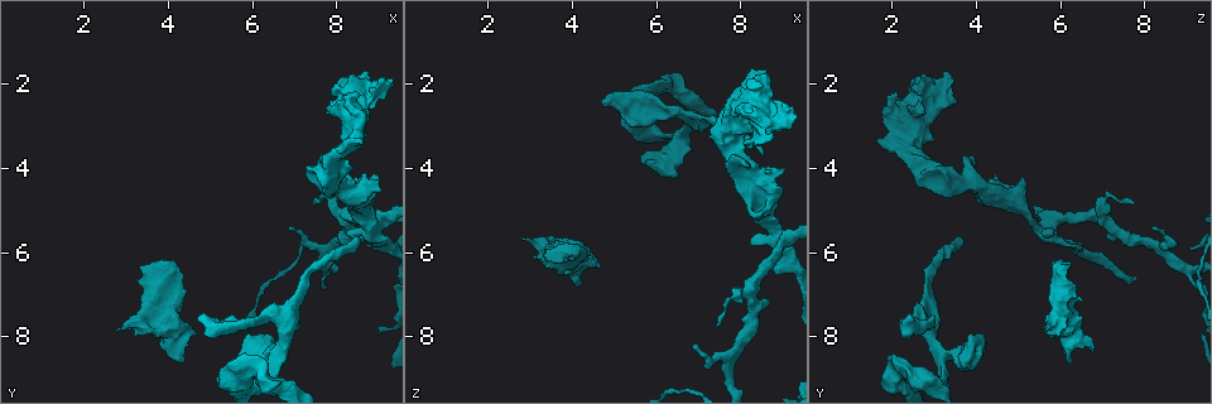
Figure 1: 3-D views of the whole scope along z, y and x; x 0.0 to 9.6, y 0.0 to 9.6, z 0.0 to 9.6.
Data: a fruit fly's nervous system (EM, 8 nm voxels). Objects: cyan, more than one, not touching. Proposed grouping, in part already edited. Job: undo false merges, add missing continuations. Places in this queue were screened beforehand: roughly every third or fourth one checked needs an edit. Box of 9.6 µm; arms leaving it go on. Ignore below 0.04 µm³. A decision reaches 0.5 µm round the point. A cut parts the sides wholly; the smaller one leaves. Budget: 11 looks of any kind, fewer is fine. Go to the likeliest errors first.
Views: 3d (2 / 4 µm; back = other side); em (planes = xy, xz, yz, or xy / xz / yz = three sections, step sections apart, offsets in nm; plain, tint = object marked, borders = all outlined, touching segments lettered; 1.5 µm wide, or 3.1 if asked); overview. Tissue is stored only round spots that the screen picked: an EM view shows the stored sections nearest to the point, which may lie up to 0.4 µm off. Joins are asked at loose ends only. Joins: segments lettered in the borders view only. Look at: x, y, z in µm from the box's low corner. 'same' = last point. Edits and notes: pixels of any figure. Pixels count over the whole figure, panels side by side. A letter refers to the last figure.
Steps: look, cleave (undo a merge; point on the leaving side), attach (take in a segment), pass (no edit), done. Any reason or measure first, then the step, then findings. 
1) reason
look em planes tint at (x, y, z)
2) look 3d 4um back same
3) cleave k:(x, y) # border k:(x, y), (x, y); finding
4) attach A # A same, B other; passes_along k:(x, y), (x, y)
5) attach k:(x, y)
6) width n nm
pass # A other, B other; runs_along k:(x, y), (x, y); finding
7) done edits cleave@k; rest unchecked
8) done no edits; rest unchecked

free end
look 3d 2um at (8.50, 5.70, 3.70)

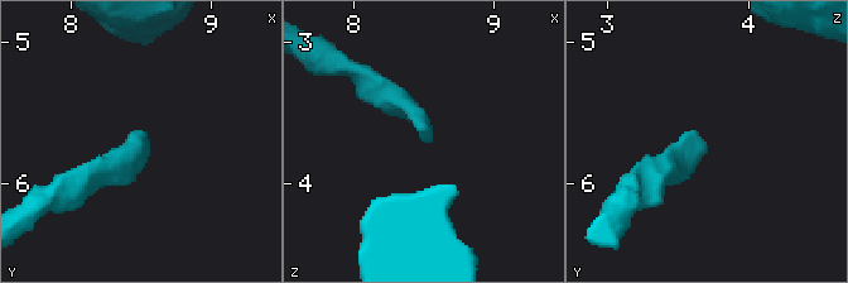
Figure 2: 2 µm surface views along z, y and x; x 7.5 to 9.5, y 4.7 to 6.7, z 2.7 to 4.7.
now the EM
look em planes borders at (8.46, 5.70, 3.66)

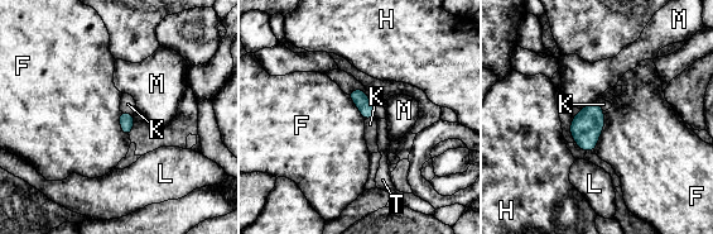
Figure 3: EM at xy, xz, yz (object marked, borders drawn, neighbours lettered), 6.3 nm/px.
width 100 nm
attach K # F other, H other, K same, L other, M other, T other; passes_along 3:(126, 120), (128, 113), (128, 104); the neuron continues

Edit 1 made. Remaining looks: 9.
look overview

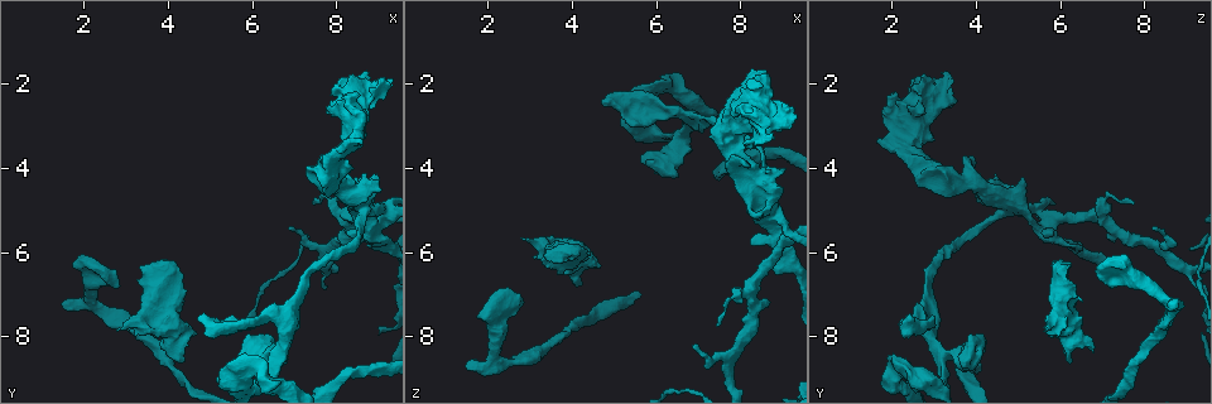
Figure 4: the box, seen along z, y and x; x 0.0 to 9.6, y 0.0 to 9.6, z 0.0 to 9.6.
an open end
look em planes borders at (3.50, 6.30, 6.20)

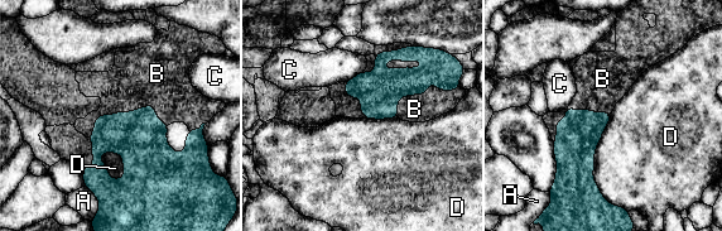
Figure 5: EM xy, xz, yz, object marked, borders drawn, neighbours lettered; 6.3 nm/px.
attach B # A other, B same, C other, D other; passes_along 5:(140, 136), (125, 112), (140, 78); it goes on there

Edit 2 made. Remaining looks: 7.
free end
look em xy step 8 tint at (4.90, 7.40, 2.45)

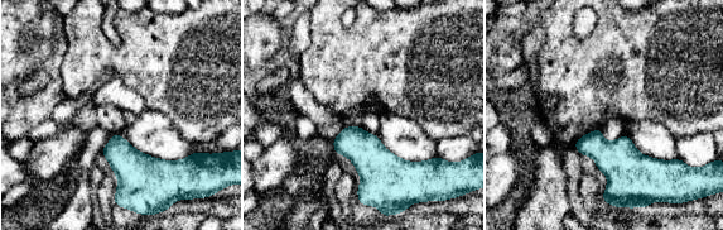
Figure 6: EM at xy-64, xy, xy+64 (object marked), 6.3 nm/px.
cut it another way
look em planes borders same

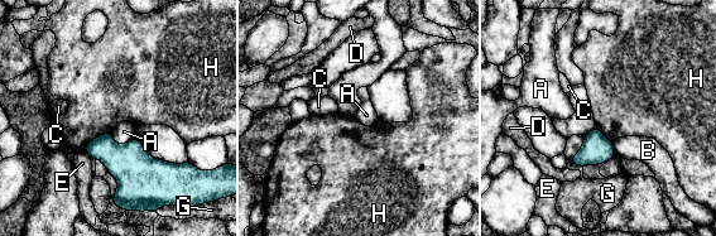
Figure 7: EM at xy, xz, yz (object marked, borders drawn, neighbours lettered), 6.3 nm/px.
pass # A other, B other, C other, D other, E other, G other, H other; border 7:(111, 131), (96, 136), (83, 148); none of them fits

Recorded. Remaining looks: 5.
arms run side by side
look em planes borders at (6.65, 8.35, 3.15)

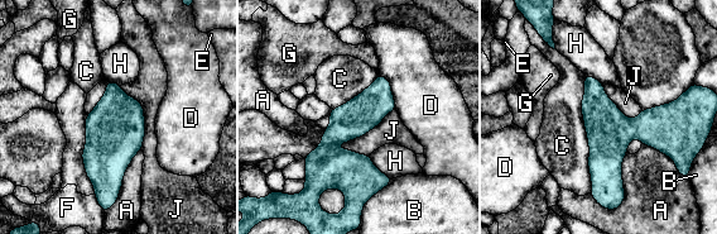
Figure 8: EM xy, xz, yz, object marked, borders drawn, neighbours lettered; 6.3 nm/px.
pass # A other, B other, C other, D other, E other, F other, G other, H other, J other; runs_along 8:(380, 79), (332, 139), (356, 191); all the same neuron

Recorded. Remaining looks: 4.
done edits attach@3, attach@5; rest unchecked

